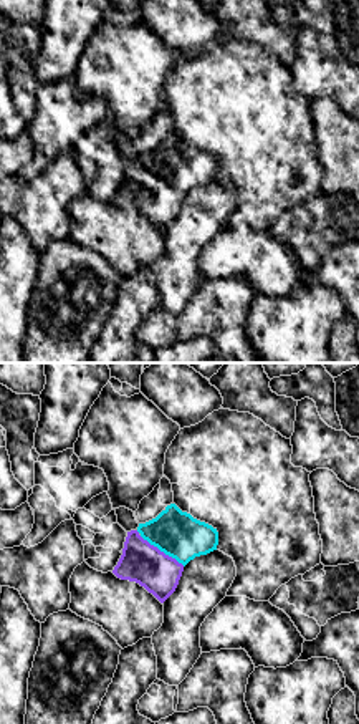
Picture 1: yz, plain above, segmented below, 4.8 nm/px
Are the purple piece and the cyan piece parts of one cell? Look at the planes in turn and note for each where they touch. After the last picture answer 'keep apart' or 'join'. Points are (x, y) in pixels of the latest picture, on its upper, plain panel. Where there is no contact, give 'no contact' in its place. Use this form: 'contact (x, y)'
contact (162, 181)

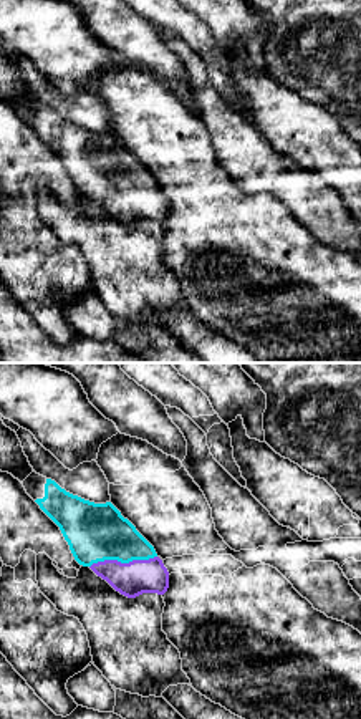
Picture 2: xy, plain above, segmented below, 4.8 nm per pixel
contact (123, 193)

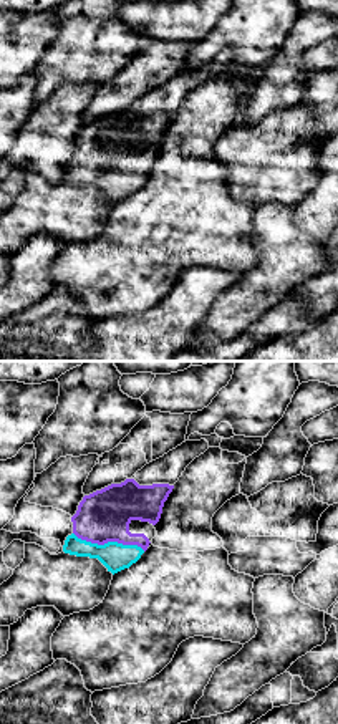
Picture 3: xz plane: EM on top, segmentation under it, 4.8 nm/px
contact (110, 169)

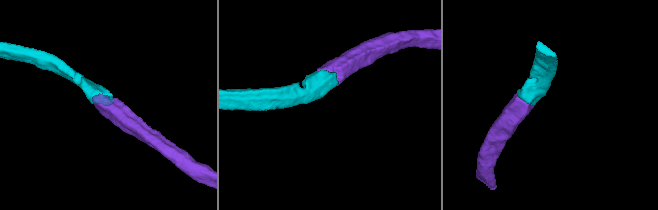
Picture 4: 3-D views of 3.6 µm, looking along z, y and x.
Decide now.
join

